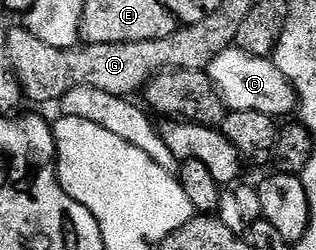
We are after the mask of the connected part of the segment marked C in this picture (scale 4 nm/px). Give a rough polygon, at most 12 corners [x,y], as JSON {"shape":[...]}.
{"shape":[[230,47],[207,72],[226,110],[274,119],[297,90],[270,58]]}

